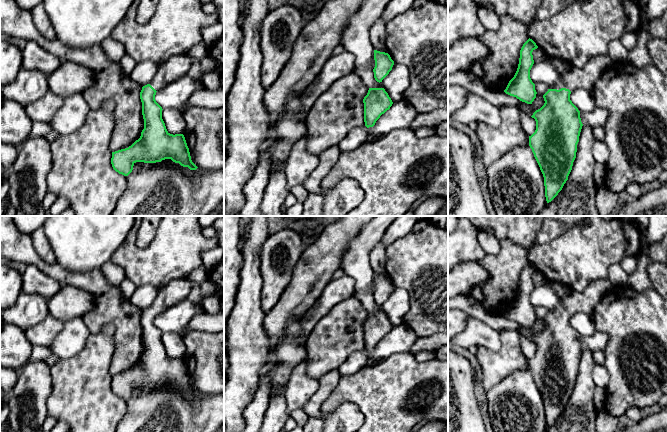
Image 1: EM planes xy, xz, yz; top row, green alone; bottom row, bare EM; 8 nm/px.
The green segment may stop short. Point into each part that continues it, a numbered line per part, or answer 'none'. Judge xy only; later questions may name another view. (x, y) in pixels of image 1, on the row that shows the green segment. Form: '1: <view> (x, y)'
1: xy (175, 67)

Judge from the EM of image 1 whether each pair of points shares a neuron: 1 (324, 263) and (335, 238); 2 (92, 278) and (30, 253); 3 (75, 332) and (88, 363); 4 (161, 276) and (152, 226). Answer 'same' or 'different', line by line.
1: same
2: same
3: different
4: different

